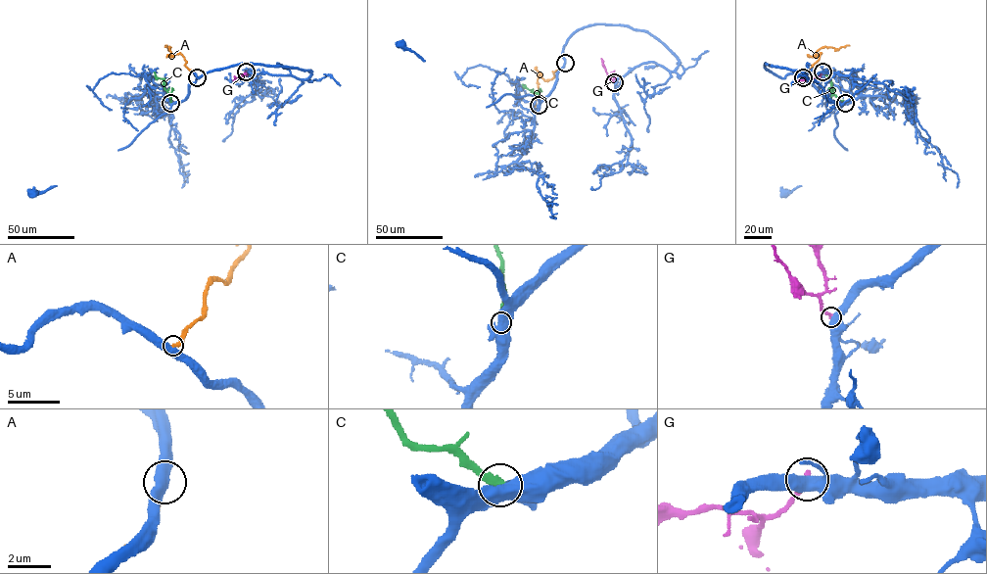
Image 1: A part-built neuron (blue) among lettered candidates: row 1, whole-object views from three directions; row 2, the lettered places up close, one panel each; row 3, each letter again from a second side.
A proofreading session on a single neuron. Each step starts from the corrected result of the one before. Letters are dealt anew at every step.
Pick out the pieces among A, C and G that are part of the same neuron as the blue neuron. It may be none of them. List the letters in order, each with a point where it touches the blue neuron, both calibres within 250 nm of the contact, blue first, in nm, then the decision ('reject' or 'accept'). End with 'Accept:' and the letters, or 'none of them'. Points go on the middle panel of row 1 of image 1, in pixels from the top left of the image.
A: contact (565, 63); calibres 500 and 260 nm; reject
C: contact (539, 105); calibres 650 and 440 nm; reject
G: contact (614, 82); calibres 500 and 280 nm; reject
Accept: none of them

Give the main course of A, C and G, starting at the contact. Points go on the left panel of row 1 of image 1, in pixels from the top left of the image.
A: (197, 77), (194, 71), (185, 66), (184, 57), (180, 53), (171, 56), (170, 47), (168, 49), (165, 45)
C: (170, 103), (163, 79), (156, 77), (154, 71)
G: (246, 71), (233, 80)

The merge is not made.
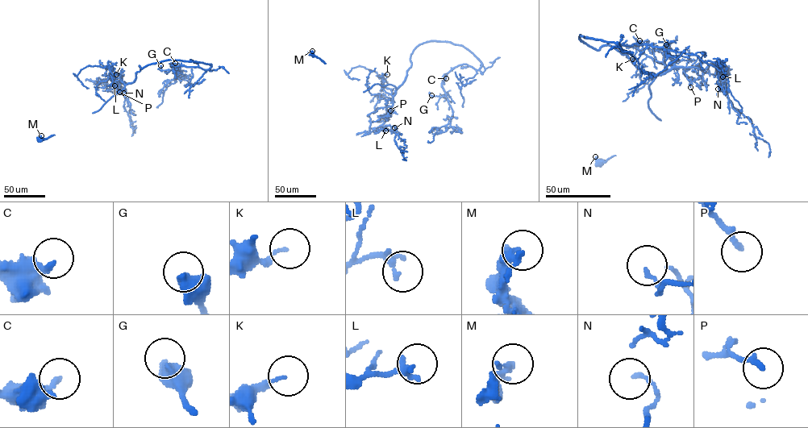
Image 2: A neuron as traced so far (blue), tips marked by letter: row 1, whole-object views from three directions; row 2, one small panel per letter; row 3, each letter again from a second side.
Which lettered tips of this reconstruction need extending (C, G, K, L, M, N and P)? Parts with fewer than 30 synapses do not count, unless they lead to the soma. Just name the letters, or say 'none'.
none

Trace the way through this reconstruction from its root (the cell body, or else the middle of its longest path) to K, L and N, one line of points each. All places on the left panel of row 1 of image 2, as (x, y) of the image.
K: (40, 139), (98, 110), (122, 90), (125, 85), (113, 76), (109, 68), (116, 74)
L: (40, 139), (98, 110), (125, 85), (122, 80), (112, 78), (114, 85)
N: (40, 139), (98, 110), (122, 90), (125, 85), (122, 80), (112, 78), (125, 89), (123, 93)

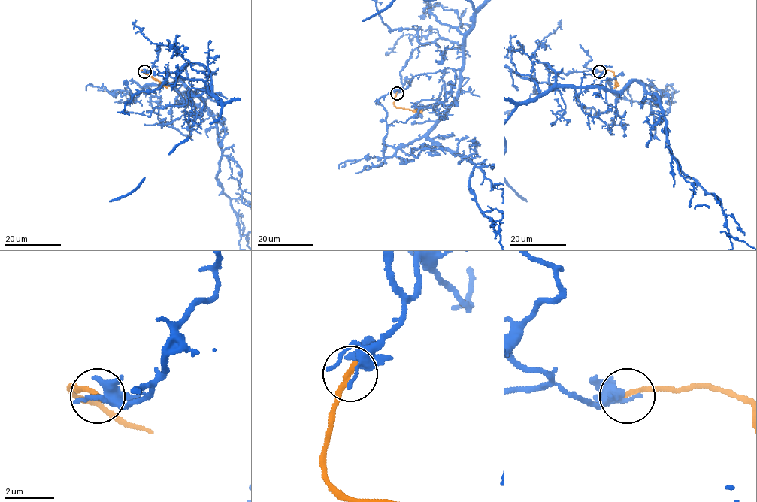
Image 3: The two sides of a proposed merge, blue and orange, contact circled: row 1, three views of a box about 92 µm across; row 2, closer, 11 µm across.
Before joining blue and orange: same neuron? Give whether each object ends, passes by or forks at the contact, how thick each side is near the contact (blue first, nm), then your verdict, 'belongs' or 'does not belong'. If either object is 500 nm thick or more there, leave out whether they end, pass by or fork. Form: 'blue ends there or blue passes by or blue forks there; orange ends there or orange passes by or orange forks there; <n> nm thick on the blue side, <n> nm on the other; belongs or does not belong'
blue ends there; orange ends there; 280 nm thick on the blue side, 240 nm on the other; does not belong

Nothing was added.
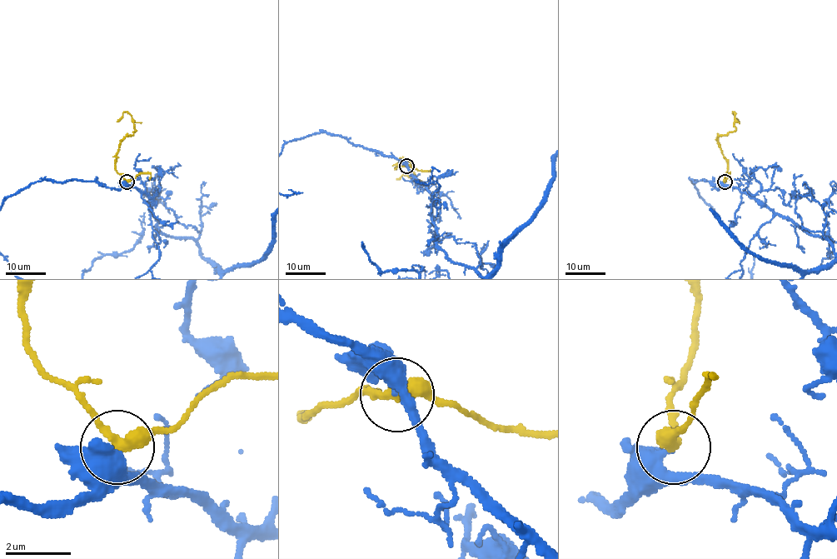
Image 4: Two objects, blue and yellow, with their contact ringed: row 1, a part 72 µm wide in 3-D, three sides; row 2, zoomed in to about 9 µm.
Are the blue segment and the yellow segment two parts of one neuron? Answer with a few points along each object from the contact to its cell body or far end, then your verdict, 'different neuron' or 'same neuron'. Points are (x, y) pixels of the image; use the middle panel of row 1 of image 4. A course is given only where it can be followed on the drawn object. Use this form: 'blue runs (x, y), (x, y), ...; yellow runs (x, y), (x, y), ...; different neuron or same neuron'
yellow runs (406, 167), (395, 168), (405, 158), (411, 164), (416, 177), (402, 174), (396, 179); different neuron

